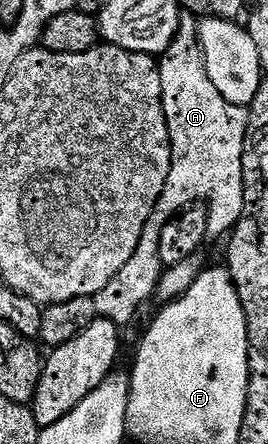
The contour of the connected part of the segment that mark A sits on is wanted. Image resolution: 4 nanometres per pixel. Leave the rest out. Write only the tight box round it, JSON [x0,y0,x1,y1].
[143,25,250,241]

